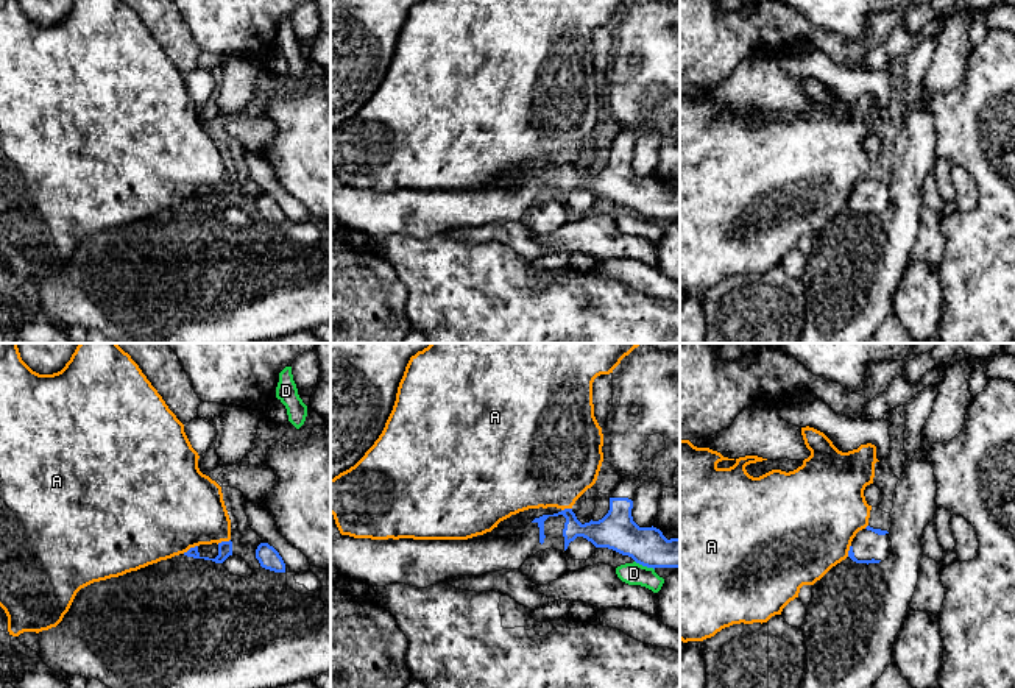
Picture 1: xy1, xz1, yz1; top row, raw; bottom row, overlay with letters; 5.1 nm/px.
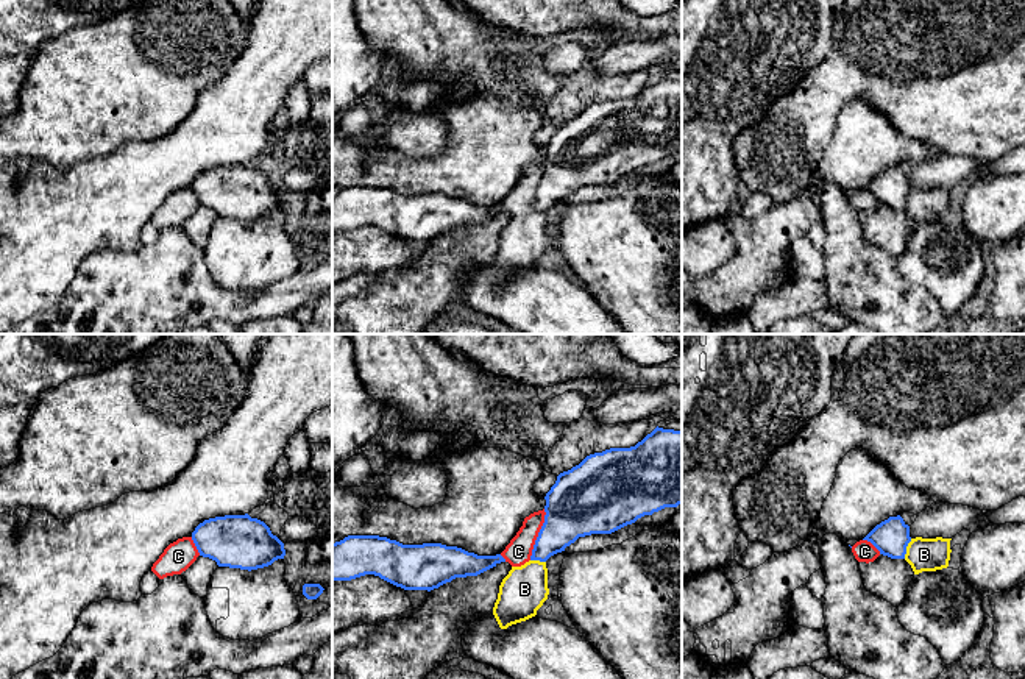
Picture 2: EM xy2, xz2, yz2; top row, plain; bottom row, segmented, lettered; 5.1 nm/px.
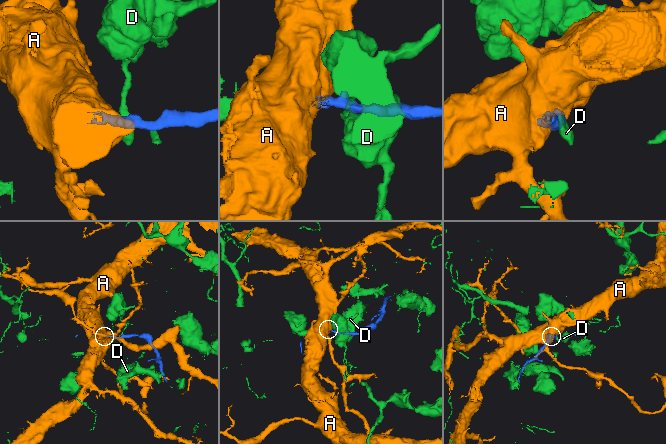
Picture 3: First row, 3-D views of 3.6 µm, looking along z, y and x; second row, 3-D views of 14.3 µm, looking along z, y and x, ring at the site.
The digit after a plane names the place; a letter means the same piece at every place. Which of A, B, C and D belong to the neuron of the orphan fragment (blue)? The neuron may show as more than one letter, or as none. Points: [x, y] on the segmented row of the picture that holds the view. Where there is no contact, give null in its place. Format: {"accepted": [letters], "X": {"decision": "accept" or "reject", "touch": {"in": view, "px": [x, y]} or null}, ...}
{"accepted": [], "A": {"decision": "reject", "touch": {"in": "xy1", "px": [190, 548]}}, "B": {"decision": "reject", "touch": {"in": "yz2", "px": [905, 548]}}, "C": {"decision": "reject", "touch": {"in": "xz2", "px": [539, 534]}}, "D": {"decision": "reject", "touch": {"in": "xz1", "px": [644, 565]}}}

